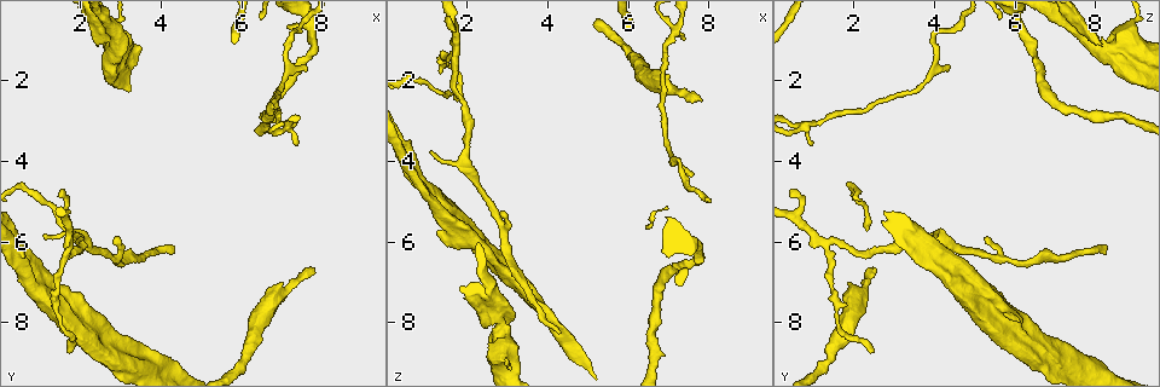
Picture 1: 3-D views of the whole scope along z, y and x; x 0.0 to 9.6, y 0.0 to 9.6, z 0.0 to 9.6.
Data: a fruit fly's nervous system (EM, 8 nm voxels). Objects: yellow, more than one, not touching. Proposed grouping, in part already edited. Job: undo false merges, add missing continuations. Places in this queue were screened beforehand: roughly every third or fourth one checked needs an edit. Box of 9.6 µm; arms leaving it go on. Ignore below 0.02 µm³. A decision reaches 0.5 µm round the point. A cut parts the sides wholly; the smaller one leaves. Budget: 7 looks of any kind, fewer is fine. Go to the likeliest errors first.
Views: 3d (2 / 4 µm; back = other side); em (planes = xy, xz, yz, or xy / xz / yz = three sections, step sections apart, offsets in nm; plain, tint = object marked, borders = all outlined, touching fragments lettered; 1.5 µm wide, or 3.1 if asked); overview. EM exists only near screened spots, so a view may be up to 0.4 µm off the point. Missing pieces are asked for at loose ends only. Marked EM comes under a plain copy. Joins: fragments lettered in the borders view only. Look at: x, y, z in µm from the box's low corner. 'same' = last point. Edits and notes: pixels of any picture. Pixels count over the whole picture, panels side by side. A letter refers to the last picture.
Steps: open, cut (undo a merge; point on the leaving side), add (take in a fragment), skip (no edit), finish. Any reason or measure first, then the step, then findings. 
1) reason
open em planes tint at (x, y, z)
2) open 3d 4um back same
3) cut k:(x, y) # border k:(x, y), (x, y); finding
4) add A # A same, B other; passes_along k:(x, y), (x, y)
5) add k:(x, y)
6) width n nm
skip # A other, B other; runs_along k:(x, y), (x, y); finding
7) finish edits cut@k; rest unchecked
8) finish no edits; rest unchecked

branch stops here
open em yz step 8 borders at (7.80, 6.65, 2.50)

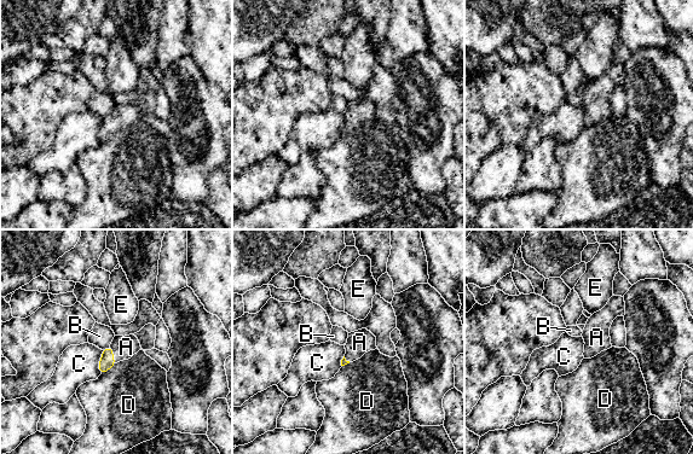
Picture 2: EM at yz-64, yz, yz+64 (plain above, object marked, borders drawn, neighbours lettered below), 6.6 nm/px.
another direction
open em planes borders same

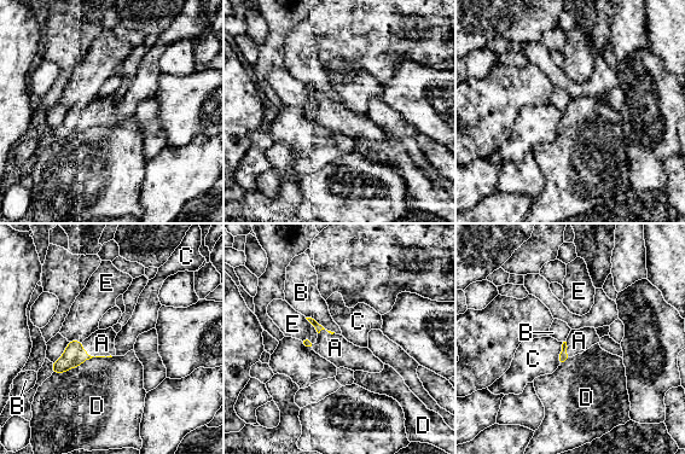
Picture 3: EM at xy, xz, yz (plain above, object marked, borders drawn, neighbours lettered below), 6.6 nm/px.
add A # A same, B other, C other, D other, E other; passes_along 3:(74, 355), (93, 356), (102, 343); the neuron continues

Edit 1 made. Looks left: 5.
an open end
open 3d 4um at (7.10, 0.70, 6.05)

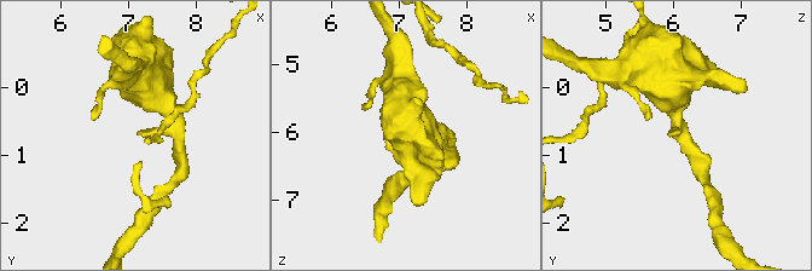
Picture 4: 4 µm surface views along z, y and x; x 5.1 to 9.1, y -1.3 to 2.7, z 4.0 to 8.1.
open em yz step 8 borders at (7.10, 0.70, 6.00)

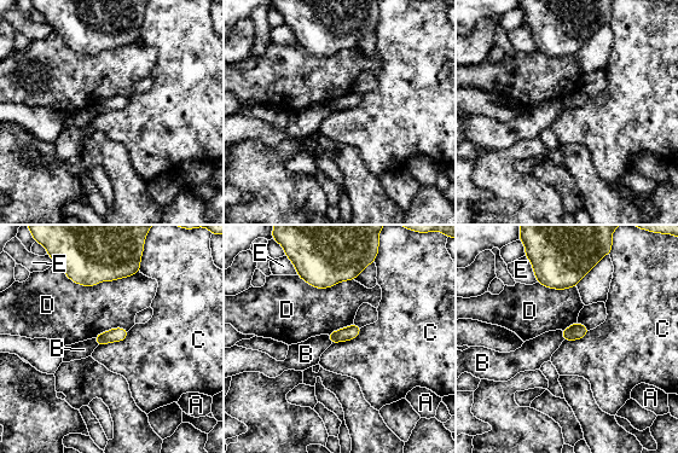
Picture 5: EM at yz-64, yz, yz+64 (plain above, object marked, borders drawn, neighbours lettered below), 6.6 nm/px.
skip # A other, B other, C other, D other, E other; border 5:(128, 331), (121, 341), (98, 346); none of them fits

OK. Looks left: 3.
see it whole again
open overview

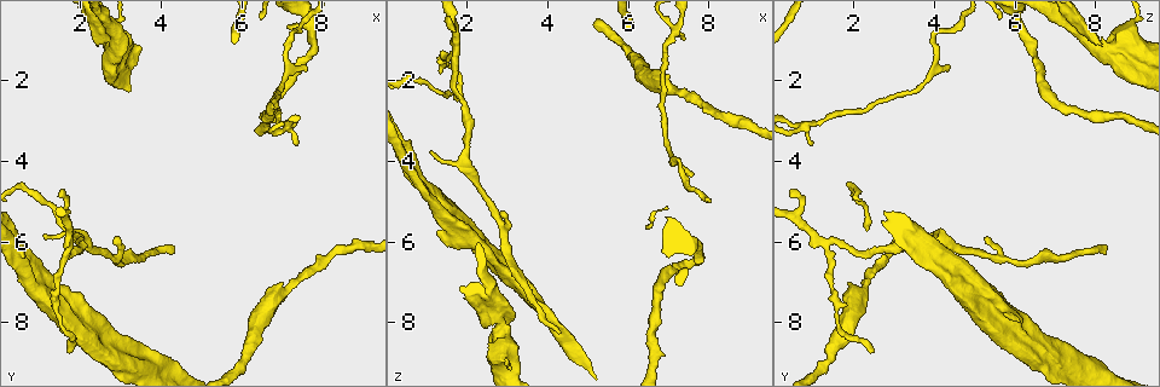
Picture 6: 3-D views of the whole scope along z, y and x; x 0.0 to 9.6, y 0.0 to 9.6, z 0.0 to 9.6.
end of a long branch
open em xy step 4 tint at (4.25, 6.25, 8.25)

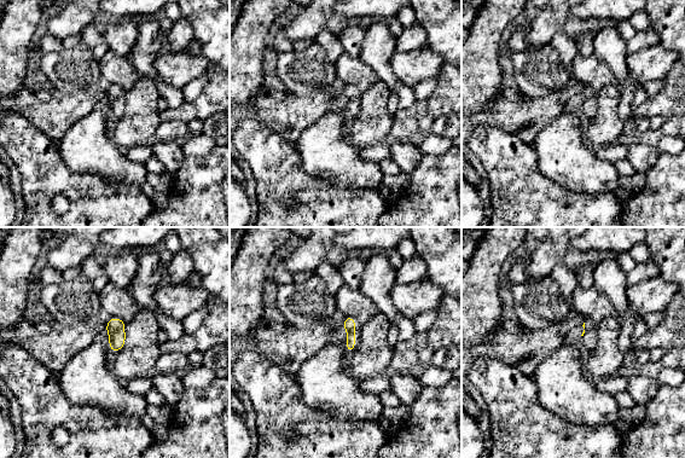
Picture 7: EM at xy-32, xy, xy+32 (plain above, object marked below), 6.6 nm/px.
open em xy step 4 borders same

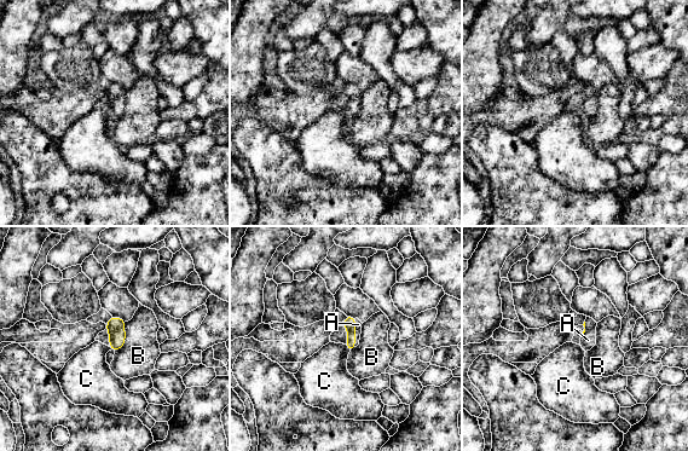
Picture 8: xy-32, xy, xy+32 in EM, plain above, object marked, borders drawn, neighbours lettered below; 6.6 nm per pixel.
add A # A same, B other, C other; passes_along 8:(350, 322), (354, 333), (358, 324); the neuron continues

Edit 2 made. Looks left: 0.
finish edits add@3, add@8; rest unchecked

